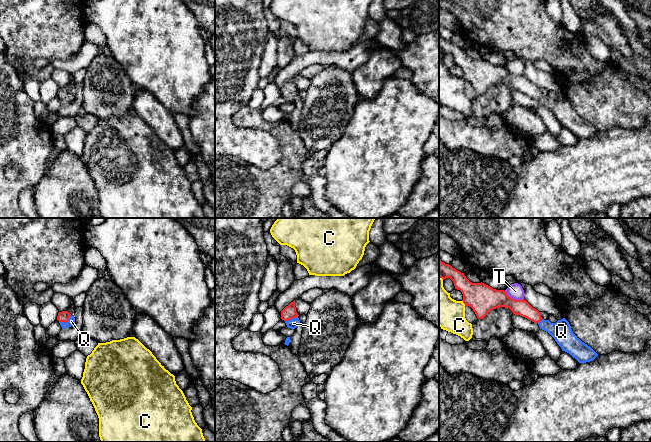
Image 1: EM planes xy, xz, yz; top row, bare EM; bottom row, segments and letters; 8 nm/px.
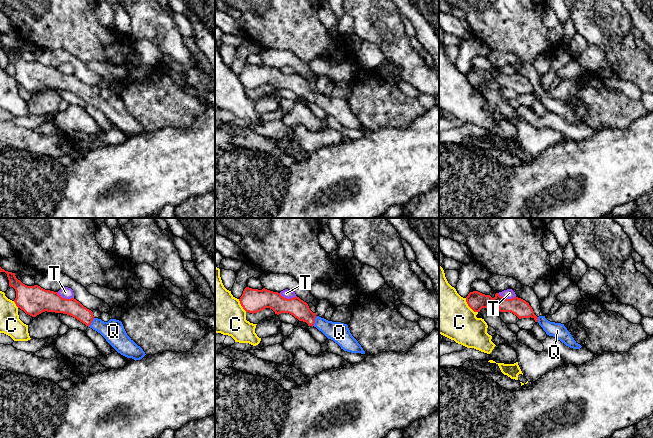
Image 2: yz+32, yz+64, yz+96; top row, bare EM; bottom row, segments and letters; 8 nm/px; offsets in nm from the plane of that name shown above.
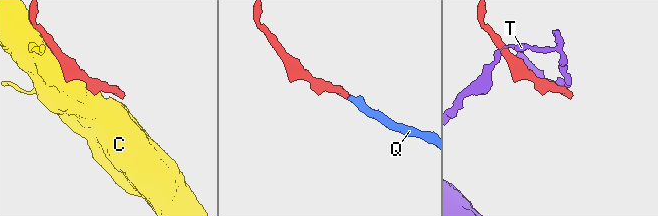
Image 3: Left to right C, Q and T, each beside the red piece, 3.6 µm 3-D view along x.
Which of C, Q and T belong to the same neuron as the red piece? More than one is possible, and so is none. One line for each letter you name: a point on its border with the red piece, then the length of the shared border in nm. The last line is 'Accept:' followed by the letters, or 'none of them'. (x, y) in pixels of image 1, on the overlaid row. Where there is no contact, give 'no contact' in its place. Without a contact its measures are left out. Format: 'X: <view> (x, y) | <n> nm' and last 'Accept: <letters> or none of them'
Q: xy (66, 322) | 120 nm
Accept: Q

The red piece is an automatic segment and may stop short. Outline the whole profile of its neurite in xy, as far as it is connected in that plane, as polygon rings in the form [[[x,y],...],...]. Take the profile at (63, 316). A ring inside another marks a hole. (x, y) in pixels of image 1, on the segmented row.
[[[68,311],[58,313],[57,320],[59,321],[62,329],[69,328],[74,325],[75,318]]]

